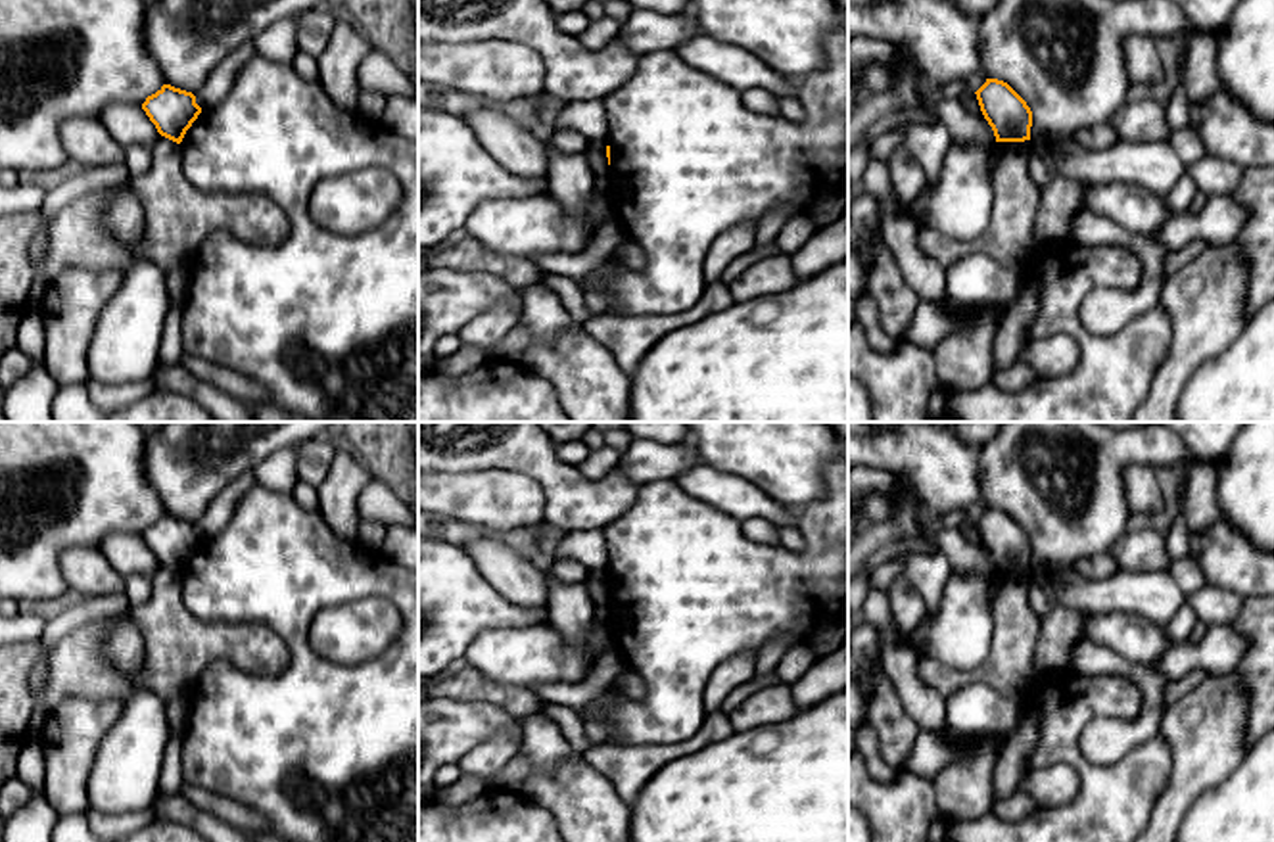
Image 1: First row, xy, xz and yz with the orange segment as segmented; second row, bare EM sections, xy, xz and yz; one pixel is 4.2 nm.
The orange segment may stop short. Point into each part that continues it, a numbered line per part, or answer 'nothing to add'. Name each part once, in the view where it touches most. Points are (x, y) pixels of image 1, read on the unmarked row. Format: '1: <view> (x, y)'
nothing to add

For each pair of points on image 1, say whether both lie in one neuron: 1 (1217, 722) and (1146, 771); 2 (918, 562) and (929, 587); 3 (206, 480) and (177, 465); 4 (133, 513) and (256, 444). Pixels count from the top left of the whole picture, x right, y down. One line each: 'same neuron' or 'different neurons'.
1: different neurons
2: same neuron
3: same neuron
4: different neurons

